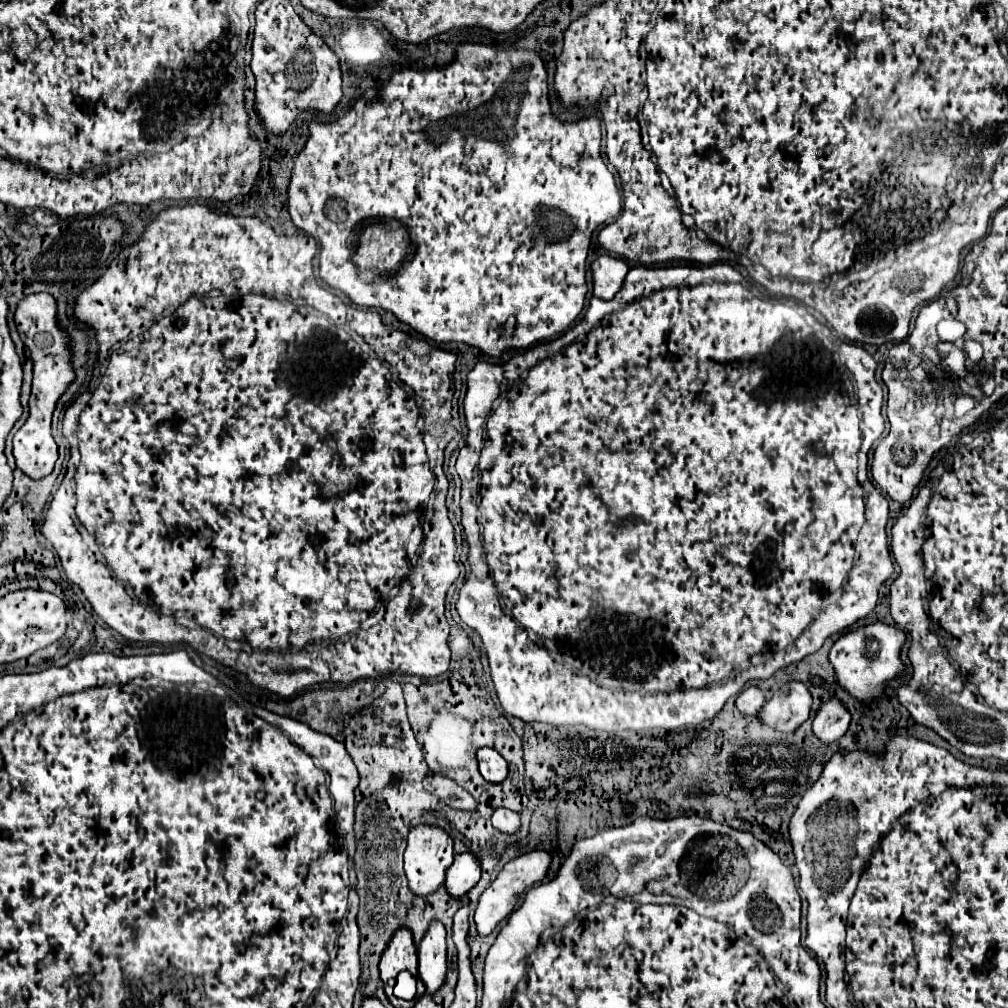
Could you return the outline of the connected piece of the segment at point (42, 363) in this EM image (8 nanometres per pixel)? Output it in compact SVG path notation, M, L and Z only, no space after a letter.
M32 294L16 306L14 322L18 334L24 340L24 346L30 348L30 358L34 362L34 380L32 380L32 394L30 394L30 416L24 426L14 436L14 458L16 466L28 474L30 478L44 478L52 472L54 462L58 460L58 446L50 432L52 412L56 408L56 400L62 396L66 386L74 380L74 372L70 368L70 350L64 332L56 324L56 302L50 294Z

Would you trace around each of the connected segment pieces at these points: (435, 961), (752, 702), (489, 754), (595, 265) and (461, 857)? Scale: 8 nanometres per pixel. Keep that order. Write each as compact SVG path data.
M432 922L420 942L418 978L424 982L428 996L434 996L446 984L446 930L440 922Z
M746 688L744 692L740 692L738 694L738 698L736 698L736 708L738 708L738 712L742 712L742 714L748 714L748 716L756 716L758 714L758 710L762 708L762 704L764 704L764 696L762 696L762 692L758 690L758 688Z
M492 748L478 750L478 764L480 774L490 784L500 784L504 782L504 778L508 778L508 762Z
M600 256L592 262L592 286L594 296L612 300L620 290L624 276L628 274L628 262L614 256Z
M456 854L446 874L446 890L452 898L462 898L480 880L480 866L474 854Z

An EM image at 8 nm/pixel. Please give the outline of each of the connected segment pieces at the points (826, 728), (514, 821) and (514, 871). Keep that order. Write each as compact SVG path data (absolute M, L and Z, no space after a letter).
M828 700L816 714L812 722L812 730L816 738L824 744L838 744L838 740L846 734L850 724L850 714L838 700Z
M498 808L492 814L492 826L496 826L502 834L516 834L520 830L520 816L512 810Z
M534 850L534 852L526 852L514 860L510 860L498 874L498 878L482 892L480 900L478 900L478 908L476 908L476 914L474 914L474 920L476 920L476 926L478 926L478 932L482 936L490 934L506 916L510 916L512 912L512 906L516 906L518 902L518 896L532 888L534 884L542 882L544 876L548 876L550 872L550 864L552 864L552 856L546 852L546 850Z

